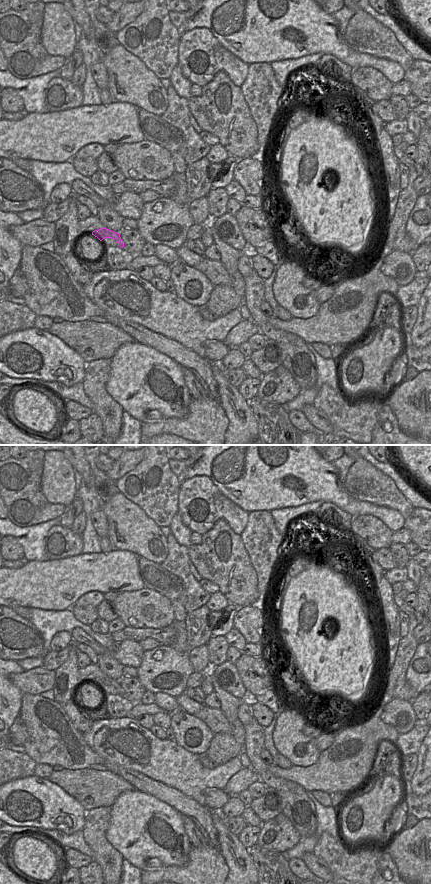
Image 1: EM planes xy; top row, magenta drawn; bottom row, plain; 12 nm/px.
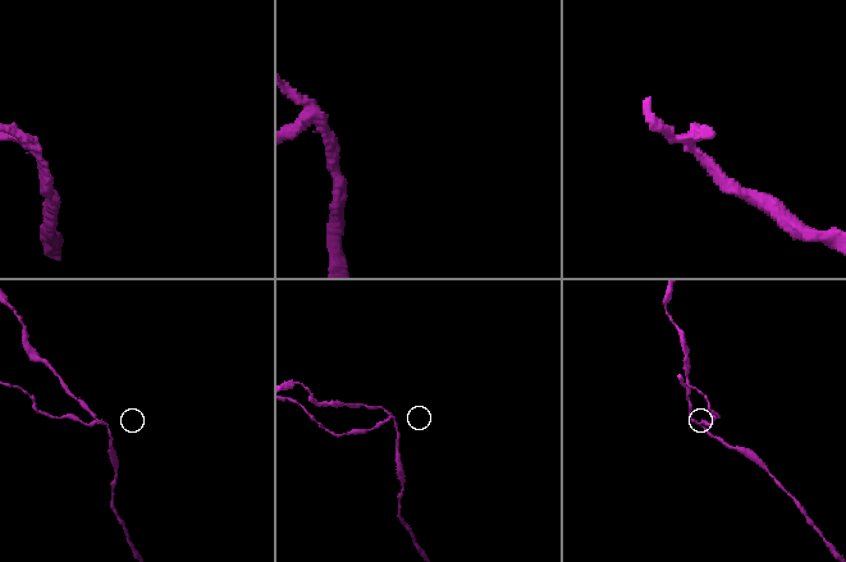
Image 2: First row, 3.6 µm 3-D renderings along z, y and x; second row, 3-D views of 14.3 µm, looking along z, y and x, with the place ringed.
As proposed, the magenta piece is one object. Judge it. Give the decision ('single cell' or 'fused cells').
fused cells

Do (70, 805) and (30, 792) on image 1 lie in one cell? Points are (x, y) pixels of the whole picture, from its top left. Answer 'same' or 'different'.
same

